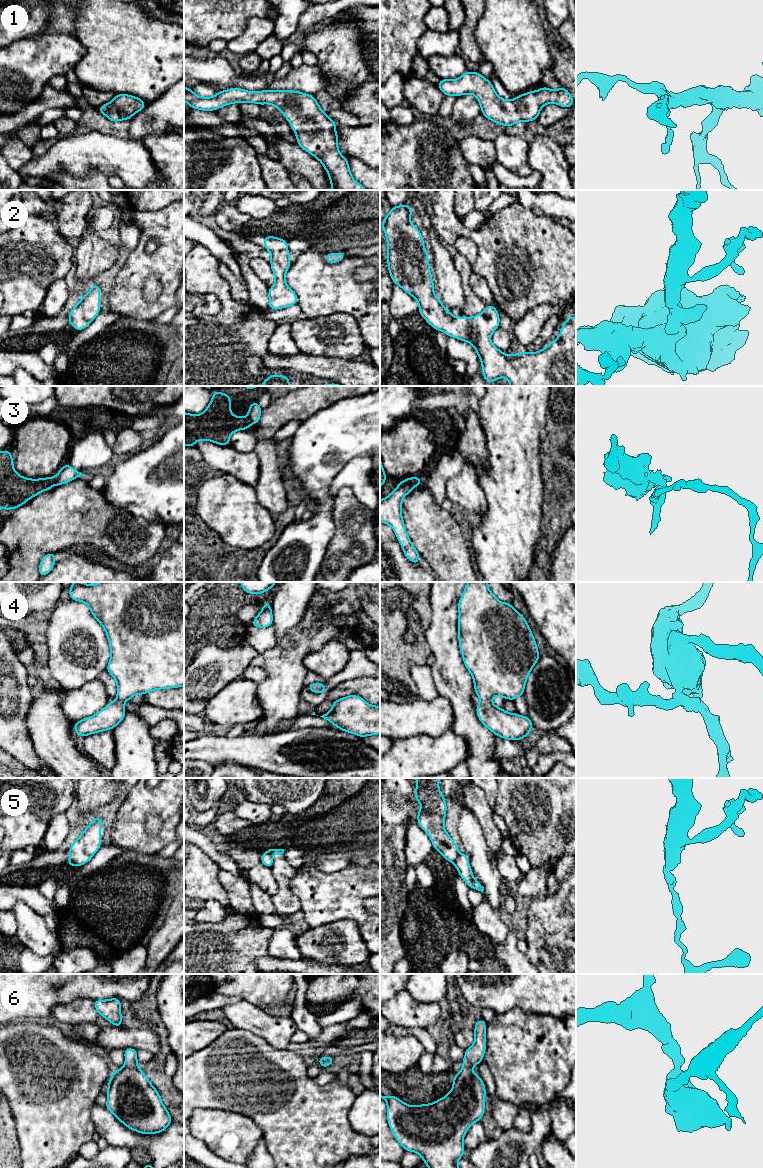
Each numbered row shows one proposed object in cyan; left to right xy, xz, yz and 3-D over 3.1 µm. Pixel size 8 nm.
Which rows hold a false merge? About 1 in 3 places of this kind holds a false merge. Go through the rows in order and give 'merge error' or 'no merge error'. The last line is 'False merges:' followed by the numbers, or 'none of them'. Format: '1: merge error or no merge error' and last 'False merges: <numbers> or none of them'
1: no merge error
2: no merge error
3: merge error
4: no merge error
5: merge error
6: no merge error
False merges: 3, 5

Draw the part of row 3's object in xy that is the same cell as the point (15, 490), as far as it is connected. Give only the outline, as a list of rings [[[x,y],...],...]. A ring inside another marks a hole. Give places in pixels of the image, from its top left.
[[[10,450],[0,452],[0,508],[17,509],[54,486],[54,477],[29,479],[20,476],[13,467]]]

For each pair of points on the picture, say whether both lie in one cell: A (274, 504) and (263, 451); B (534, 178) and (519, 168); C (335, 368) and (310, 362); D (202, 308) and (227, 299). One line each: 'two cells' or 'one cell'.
A: one cell
B: two cells
C: one cell
D: two cells

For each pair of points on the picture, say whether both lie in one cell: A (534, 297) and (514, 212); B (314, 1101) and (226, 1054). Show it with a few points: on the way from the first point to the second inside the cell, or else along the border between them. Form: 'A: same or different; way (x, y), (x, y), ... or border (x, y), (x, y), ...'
A: same; way (534, 276), (537, 263), (514, 233)
B: same; way (292, 1100), (283, 1100), (268, 1085), (248, 1076)

